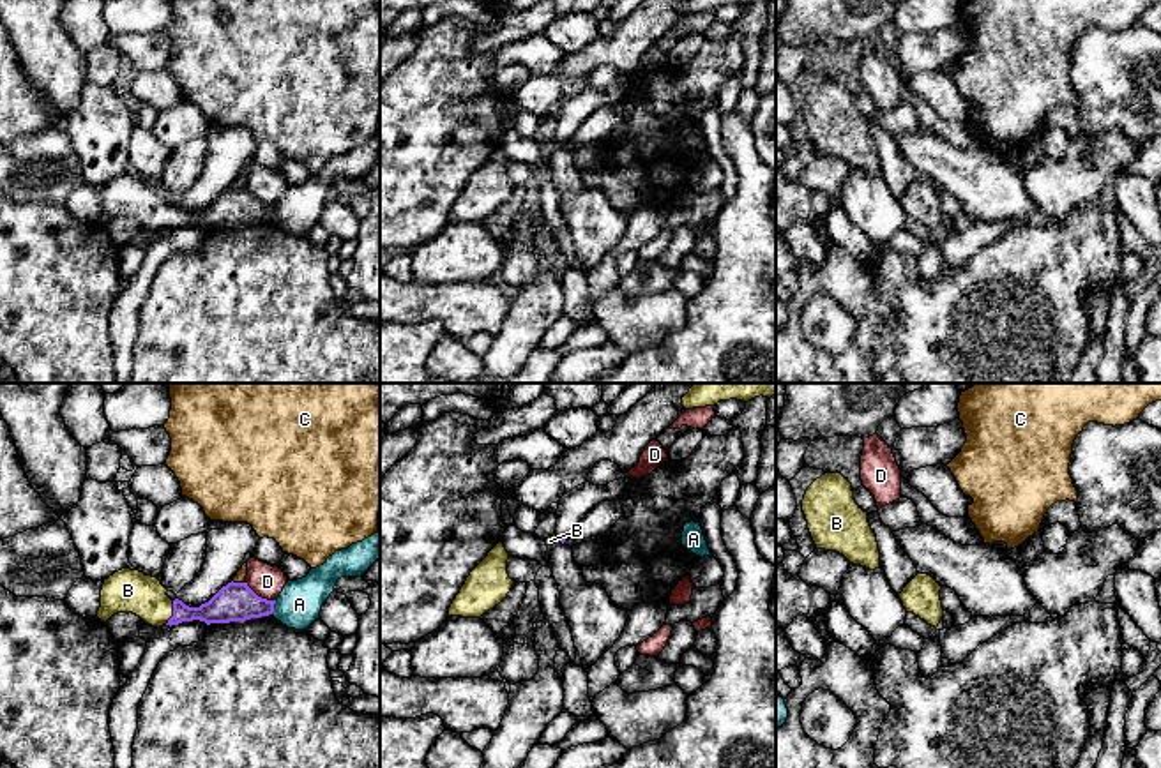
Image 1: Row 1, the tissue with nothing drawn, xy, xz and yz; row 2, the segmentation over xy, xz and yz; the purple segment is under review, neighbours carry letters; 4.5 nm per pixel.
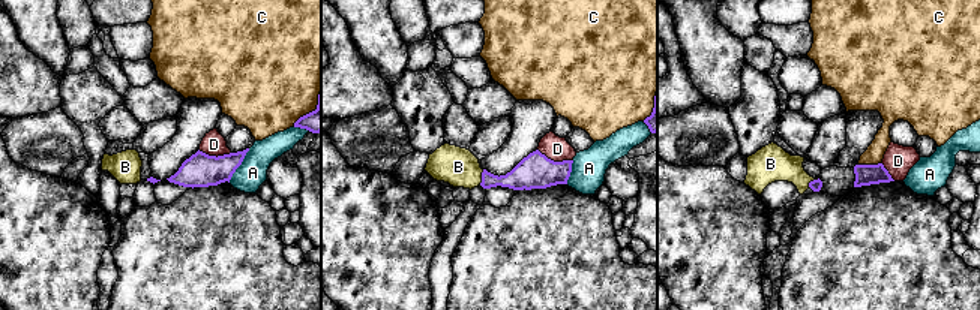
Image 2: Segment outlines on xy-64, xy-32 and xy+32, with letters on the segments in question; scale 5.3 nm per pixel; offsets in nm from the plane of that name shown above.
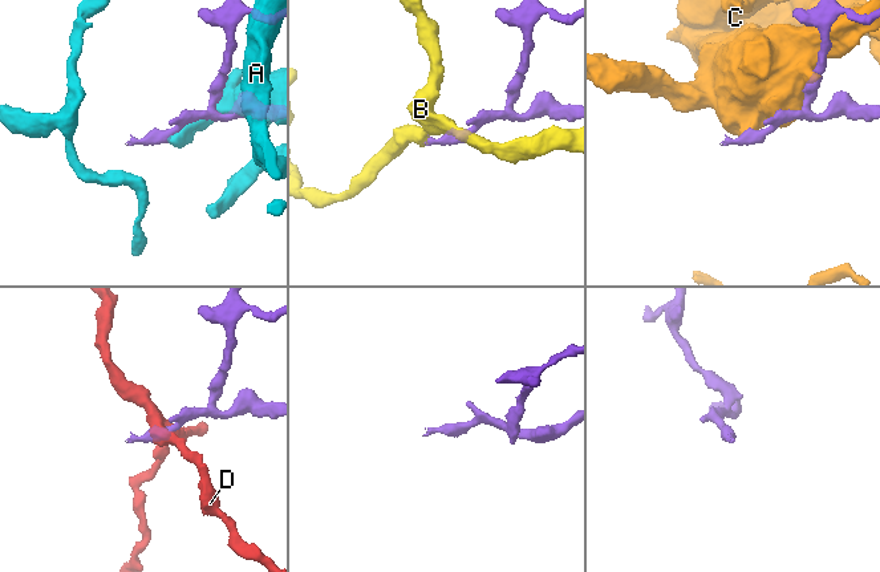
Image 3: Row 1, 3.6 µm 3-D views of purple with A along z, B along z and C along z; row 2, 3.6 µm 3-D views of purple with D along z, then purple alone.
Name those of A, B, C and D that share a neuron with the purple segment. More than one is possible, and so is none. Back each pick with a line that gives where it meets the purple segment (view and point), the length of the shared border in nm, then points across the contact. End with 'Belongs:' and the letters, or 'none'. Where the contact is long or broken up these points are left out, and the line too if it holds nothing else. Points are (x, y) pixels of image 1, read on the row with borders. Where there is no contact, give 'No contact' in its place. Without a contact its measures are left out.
B: Touches purple at xy (174, 613). Shared border 120 nm. Path across: xy (227, 604), (209, 613), (174, 613), (128, 590)
Belongs: B

